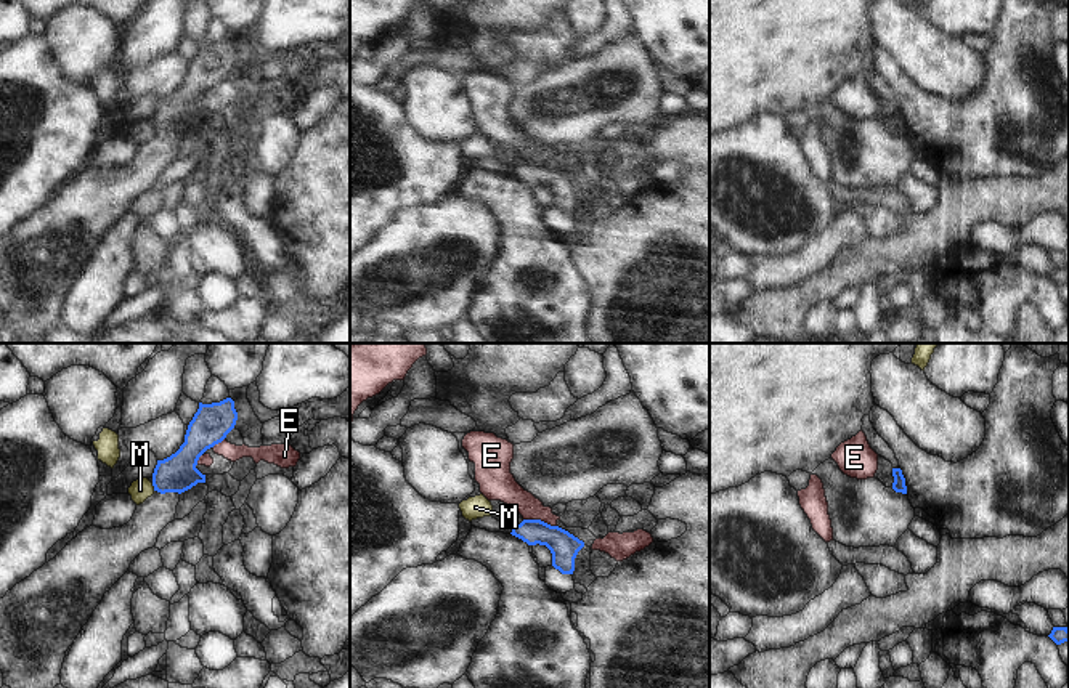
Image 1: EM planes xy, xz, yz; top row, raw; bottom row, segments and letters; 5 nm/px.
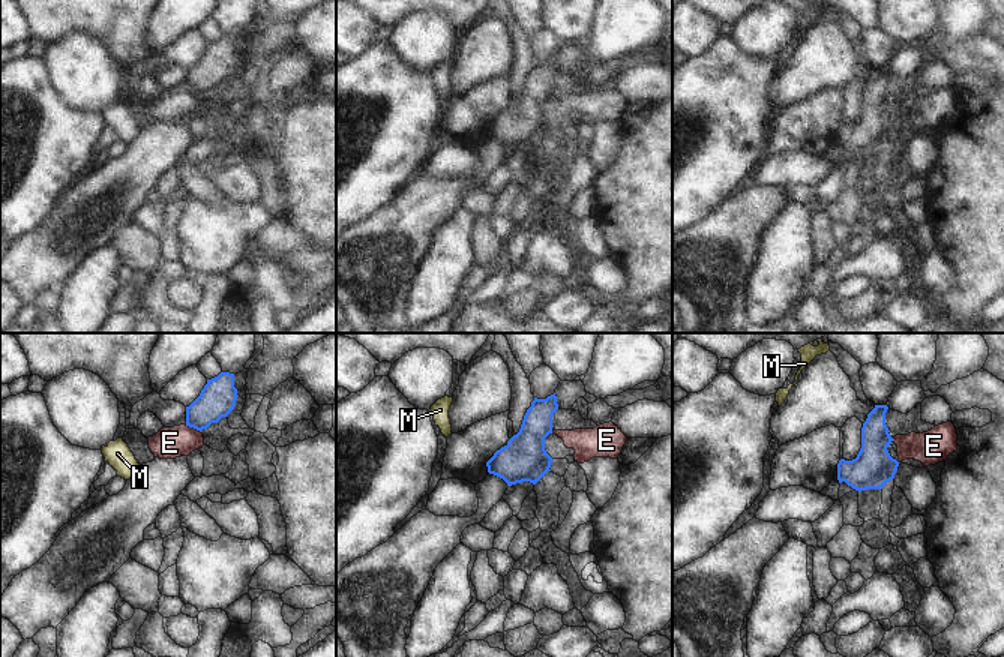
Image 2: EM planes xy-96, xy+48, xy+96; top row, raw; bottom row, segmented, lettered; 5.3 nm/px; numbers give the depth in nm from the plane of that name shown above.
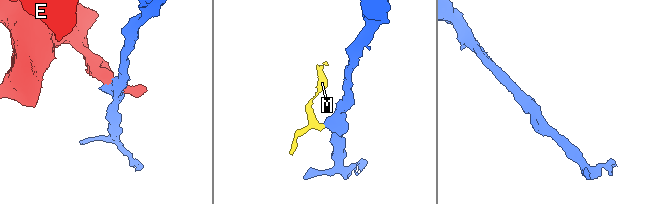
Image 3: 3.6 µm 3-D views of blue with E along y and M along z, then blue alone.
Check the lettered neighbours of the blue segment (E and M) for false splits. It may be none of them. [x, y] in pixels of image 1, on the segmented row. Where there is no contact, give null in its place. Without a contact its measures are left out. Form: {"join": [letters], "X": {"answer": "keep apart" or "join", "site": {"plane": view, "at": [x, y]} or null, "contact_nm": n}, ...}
{"join": [], "E": {"answer": "keep apart", "site": {"plane": "xz", "at": [540, 520]}, "contact_nm": 170}, "M": {"answer": "keep apart", "site": {"plane": "xy", "at": [153, 485]}, "contact_nm": 40}}

